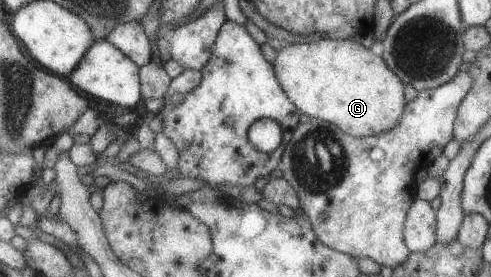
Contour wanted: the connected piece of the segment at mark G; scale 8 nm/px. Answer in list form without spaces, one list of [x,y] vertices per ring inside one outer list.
[[[325,38],[310,44],[285,44],[274,62],[279,81],[302,114],[319,118],[350,136],[362,138],[377,135],[396,126],[405,106],[404,83],[388,68],[381,56],[375,55],[354,39]]]

